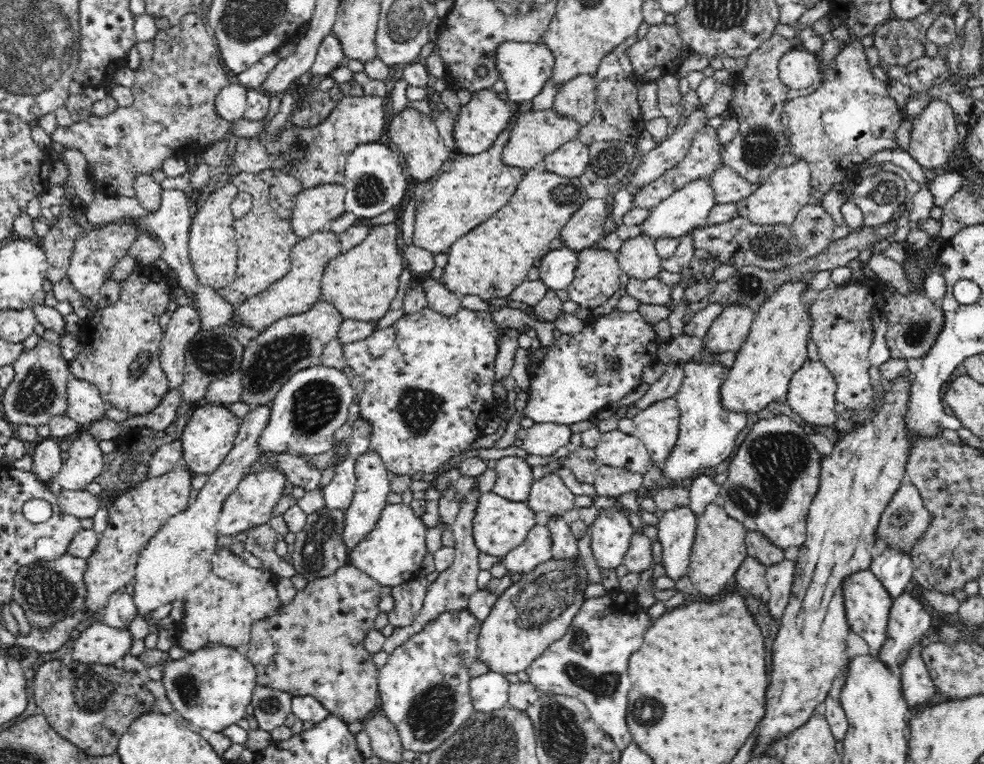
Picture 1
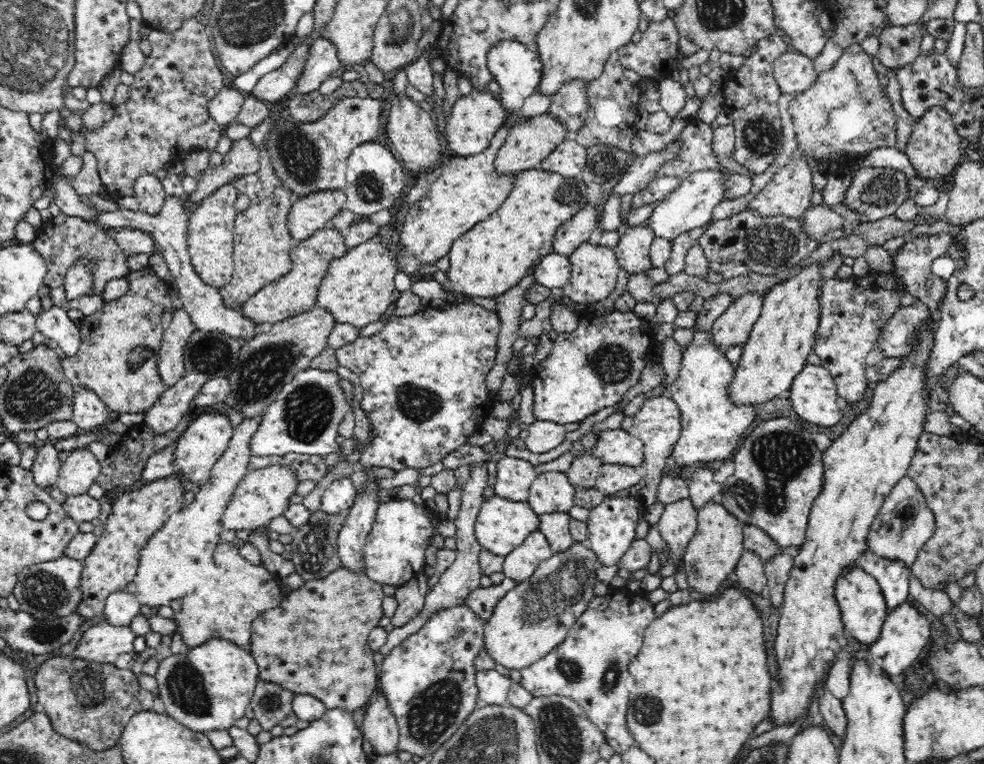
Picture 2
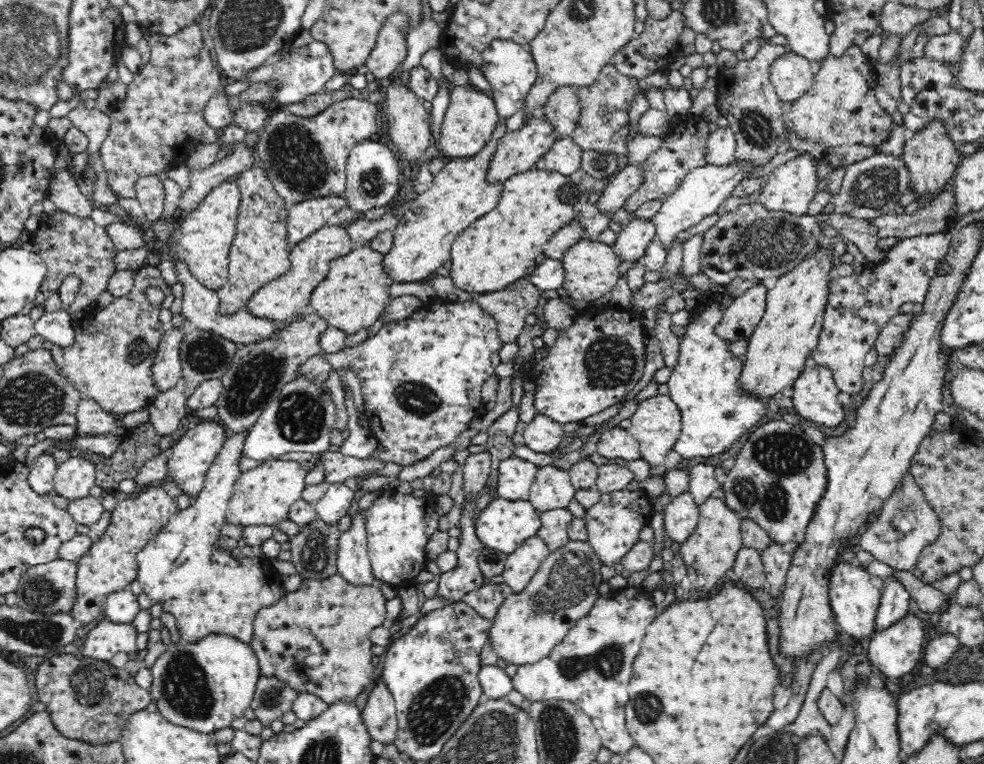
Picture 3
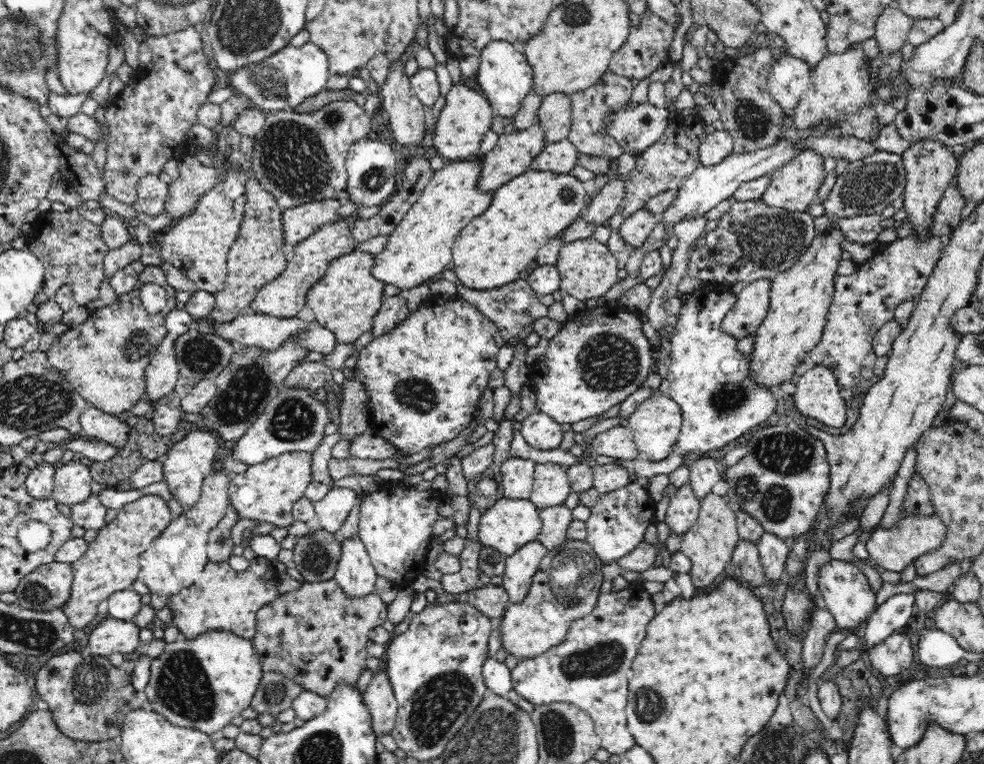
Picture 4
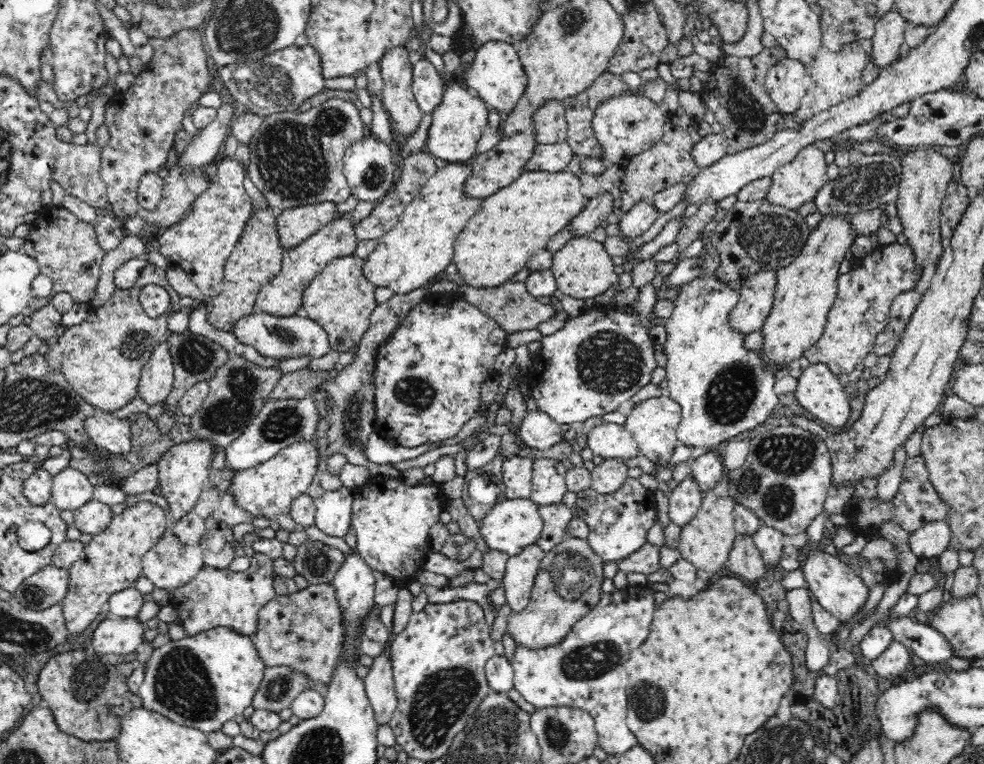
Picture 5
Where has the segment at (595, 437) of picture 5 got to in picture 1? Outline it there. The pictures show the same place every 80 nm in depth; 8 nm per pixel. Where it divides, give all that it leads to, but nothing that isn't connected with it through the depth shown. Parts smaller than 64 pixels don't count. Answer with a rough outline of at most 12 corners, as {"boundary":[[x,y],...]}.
{"boundary":[[618,429],[595,447],[603,465],[644,473],[645,444]]}

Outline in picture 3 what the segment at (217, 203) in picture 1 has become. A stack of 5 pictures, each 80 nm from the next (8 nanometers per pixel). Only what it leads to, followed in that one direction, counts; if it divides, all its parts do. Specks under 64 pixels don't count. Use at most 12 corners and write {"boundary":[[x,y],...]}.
{"boundary":[[234,179],[182,216],[162,257],[217,291],[229,279],[242,191]]}

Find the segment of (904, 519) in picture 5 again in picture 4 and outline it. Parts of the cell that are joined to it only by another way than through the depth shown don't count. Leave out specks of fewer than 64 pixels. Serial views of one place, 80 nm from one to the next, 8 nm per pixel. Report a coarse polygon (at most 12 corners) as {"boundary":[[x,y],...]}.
{"boundary":[[915,468],[907,482],[899,513],[937,514],[930,487]]}

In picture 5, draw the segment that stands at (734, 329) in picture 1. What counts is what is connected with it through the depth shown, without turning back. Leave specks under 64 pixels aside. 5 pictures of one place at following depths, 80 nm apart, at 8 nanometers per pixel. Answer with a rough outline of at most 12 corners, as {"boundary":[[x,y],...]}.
{"boundary":[[777,271],[742,282],[730,326],[761,331],[774,302]]}

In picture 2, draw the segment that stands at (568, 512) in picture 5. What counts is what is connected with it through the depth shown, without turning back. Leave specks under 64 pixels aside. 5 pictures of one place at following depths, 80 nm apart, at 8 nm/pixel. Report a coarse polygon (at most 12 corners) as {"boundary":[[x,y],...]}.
{"boundary":[[568,512],[539,517],[553,553],[569,550],[575,541]]}

